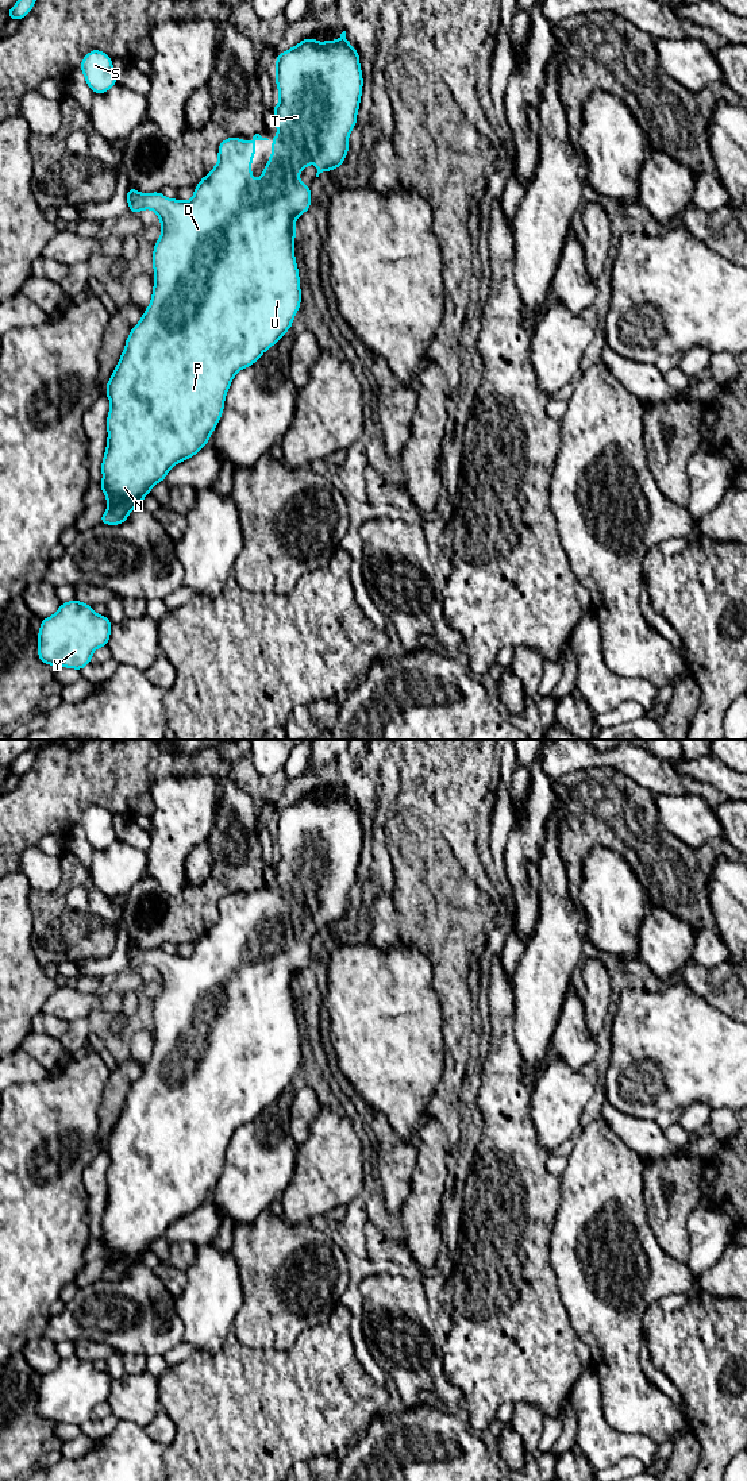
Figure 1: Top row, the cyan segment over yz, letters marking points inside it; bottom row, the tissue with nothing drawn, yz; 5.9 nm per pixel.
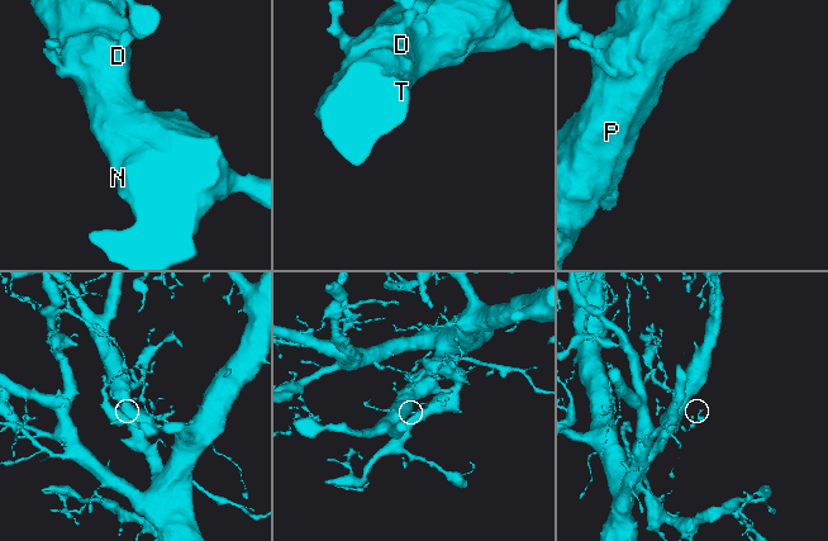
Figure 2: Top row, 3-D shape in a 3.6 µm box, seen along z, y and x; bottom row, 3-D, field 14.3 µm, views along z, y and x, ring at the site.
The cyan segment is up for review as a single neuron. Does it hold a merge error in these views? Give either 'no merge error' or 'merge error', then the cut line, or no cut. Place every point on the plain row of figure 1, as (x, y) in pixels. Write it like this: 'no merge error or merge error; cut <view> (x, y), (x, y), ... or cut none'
no merge error; cut none

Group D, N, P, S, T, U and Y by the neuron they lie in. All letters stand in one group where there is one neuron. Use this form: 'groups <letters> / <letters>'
groups D N P S T U Y

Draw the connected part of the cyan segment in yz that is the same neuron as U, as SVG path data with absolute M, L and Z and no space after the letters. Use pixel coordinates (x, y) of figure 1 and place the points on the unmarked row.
M346 787L340 790L338 797L326 797L323 799L313 794L307 794L297 799L294 803L280 809L276 815L276 841L280 849L280 860L273 861L274 880L278 890L273 894L273 907L267 915L267 922L262 926L261 936L251 934L251 915L255 911L255 896L269 896L259 890L253 892L251 898L240 896L239 892L224 895L219 903L217 921L204 933L195 944L195 950L190 957L170 956L159 946L149 950L139 949L135 944L127 945L127 959L131 969L139 969L145 964L154 967L161 975L162 992L155 998L153 1007L154 1022L154 1045L150 1061L143 1067L142 1076L131 1085L126 1096L123 1110L109 1134L105 1150L109 1154L111 1164L107 1172L108 1196L101 1219L103 1246L109 1262L100 1273L101 1280L119 1281L127 1277L128 1269L138 1262L142 1262L142 1256L146 1250L151 1249L157 1238L165 1238L168 1227L177 1219L196 1211L211 1195L212 1187L223 1170L224 1156L234 1131L253 1119L261 1111L274 1102L282 1091L292 1084L292 1077L301 1060L299 1025L294 1015L294 979L296 975L311 963L309 942L299 937L300 926L308 923L311 918L317 921L316 933L323 927L331 927L342 922L349 909L349 890L357 880L357 868L362 852L362 826L359 822L359 809L346 797Z

